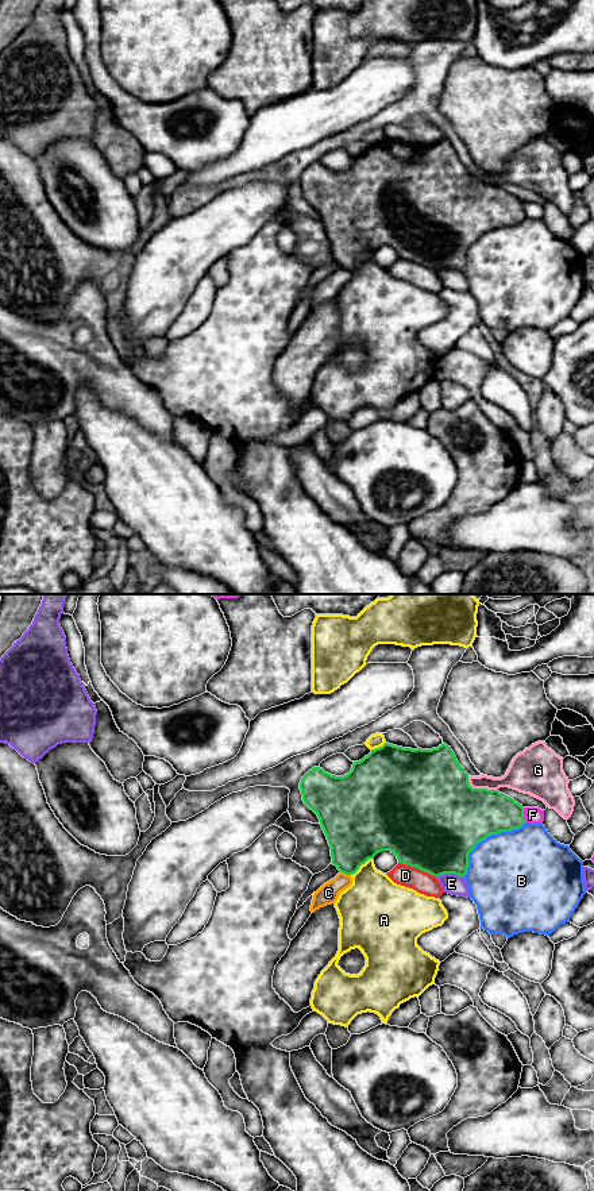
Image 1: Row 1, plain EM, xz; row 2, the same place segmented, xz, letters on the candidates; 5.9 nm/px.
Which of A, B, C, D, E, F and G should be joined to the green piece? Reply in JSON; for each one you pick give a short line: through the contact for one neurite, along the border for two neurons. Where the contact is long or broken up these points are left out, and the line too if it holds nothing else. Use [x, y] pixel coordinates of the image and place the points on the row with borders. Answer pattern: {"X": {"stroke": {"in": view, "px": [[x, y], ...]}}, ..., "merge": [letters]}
{"merge": []}

